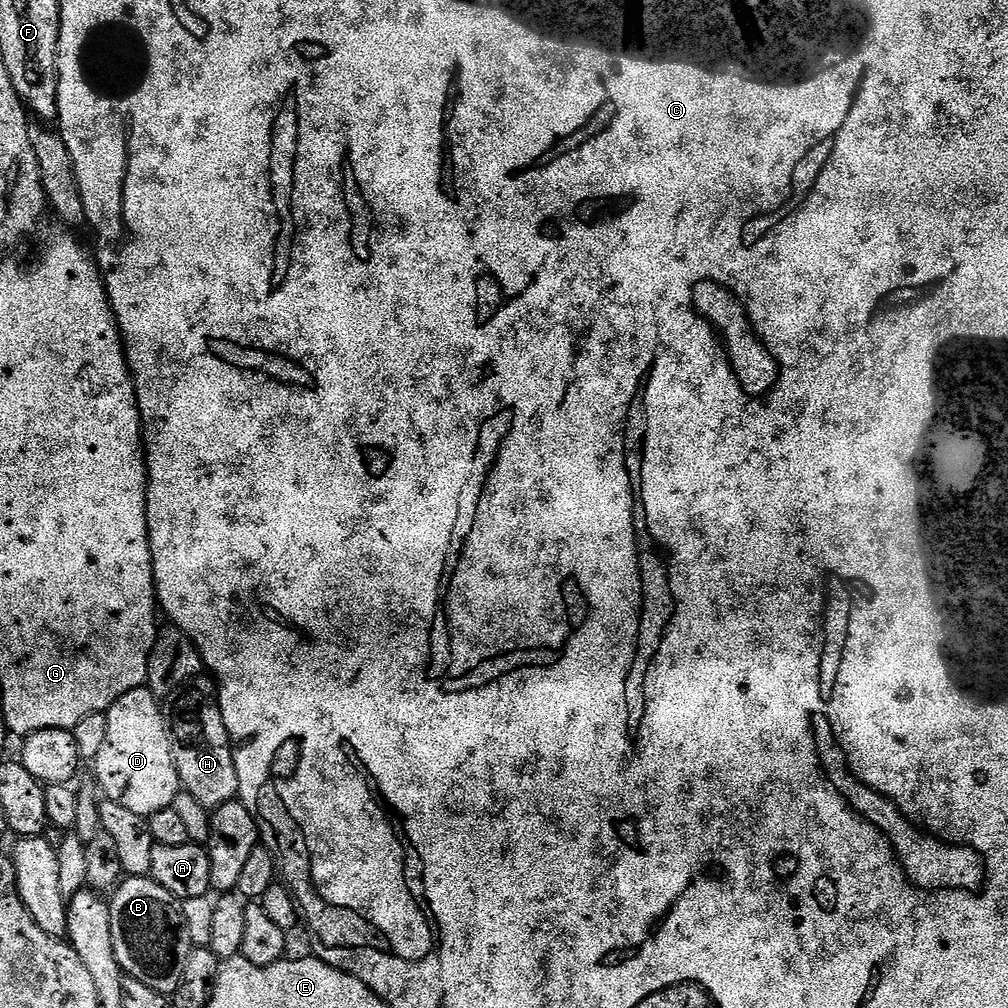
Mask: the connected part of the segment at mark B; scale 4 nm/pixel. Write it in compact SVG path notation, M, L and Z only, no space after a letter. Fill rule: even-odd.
M146 876L121 879L110 896L110 932L121 972L150 986L150 990L165 994L178 990L193 944L181 901L170 890Z

